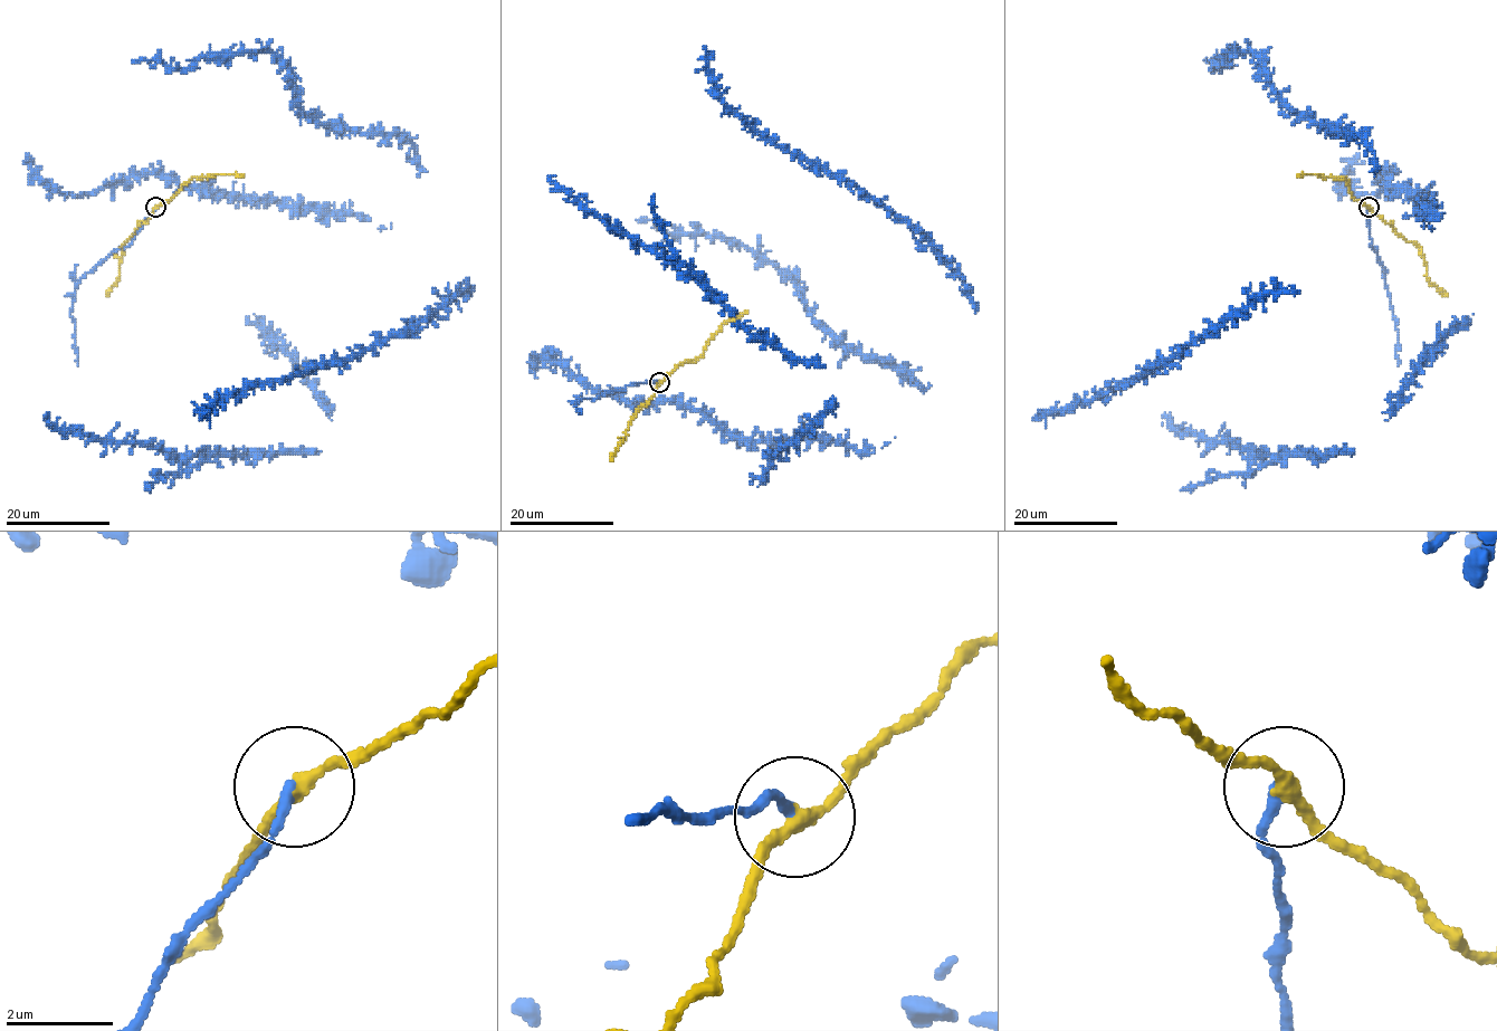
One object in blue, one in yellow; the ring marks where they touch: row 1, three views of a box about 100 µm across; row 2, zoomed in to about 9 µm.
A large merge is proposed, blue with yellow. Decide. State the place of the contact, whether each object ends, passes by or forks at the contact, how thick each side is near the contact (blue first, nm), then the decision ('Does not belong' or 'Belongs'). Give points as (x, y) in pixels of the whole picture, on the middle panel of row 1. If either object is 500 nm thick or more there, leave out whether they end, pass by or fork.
Place: (659, 382). At the ring blue ends. At the ring yellow passes by. Thickness 190 nm (blue) against 240 nm. Does not belong

